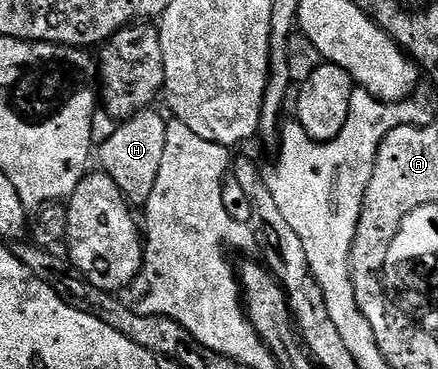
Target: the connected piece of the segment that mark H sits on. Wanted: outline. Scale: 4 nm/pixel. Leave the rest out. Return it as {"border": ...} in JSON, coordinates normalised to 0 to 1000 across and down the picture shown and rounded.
{"border":[[[333,301],[311,309],[279,333],[267,336],[263,358],[251,369],[249,382],[237,393],[224,396],[221,436],[231,444],[233,466],[249,472],[258,485],[258,496],[267,496],[267,507],[276,507],[281,531],[292,547],[333,550],[340,528],[349,528],[349,496],[358,496],[358,463],[368,455],[368,431],[377,423],[377,355],[381,352],[384,320],[370,317],[352,301]]]}

